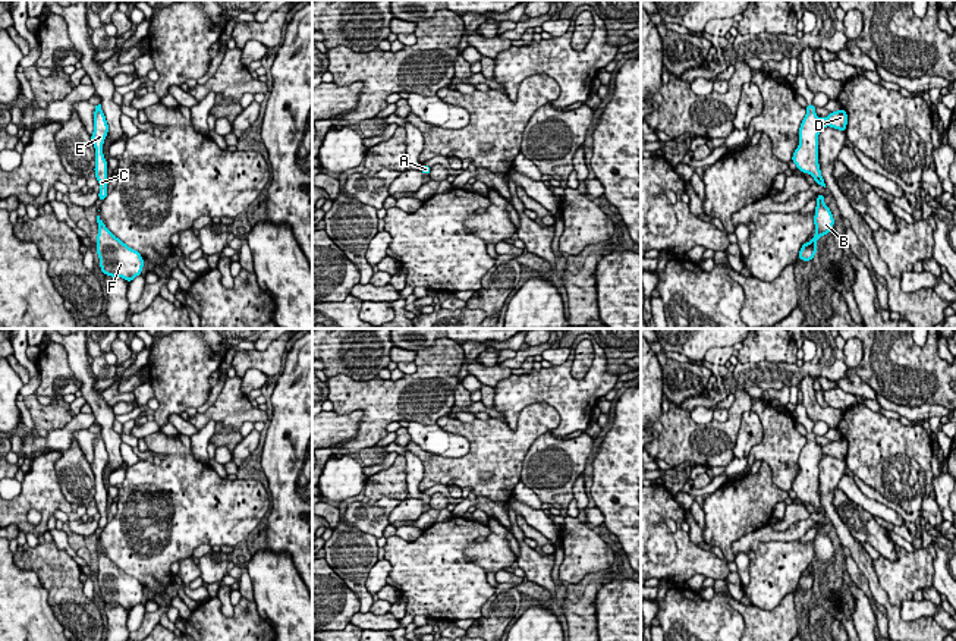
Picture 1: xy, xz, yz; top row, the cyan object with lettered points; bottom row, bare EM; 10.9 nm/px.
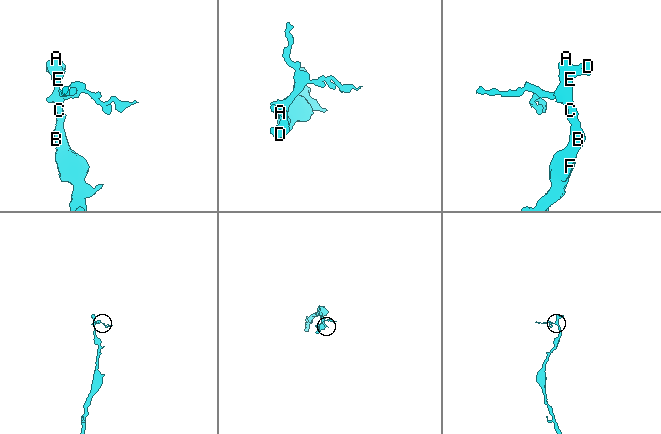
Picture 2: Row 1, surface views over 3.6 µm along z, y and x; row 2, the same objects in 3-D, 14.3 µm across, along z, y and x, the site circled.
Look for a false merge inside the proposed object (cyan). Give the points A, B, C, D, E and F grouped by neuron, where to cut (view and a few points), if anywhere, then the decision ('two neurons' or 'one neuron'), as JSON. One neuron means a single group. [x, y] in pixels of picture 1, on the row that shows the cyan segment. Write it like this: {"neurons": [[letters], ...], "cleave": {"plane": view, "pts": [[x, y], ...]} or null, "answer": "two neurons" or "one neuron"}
{"neurons": [["A", "B", "C", "D", "E", "F"]], "cleave": null, "answer": "one neuron"}

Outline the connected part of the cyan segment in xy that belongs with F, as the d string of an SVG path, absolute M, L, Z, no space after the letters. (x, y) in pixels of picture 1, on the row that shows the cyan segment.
M97 216L97 255L101 273L111 277L122 277L129 283L141 276L144 267L142 255L116 238Z

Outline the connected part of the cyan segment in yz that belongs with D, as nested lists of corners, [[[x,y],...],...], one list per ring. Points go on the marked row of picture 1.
[[[806,104],[805,109],[806,114],[799,126],[801,142],[792,155],[792,161],[796,164],[798,170],[811,175],[817,185],[826,188],[818,164],[818,135],[826,126],[845,132],[847,113],[840,109],[830,113],[827,117],[820,119],[814,104]]]

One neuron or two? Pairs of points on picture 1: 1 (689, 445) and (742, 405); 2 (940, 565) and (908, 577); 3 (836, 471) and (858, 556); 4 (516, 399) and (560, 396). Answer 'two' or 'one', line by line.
1: one
2: two
3: one
4: one

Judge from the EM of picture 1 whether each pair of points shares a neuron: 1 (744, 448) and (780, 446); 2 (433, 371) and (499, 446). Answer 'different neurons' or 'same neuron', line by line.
1: different neurons
2: different neurons

